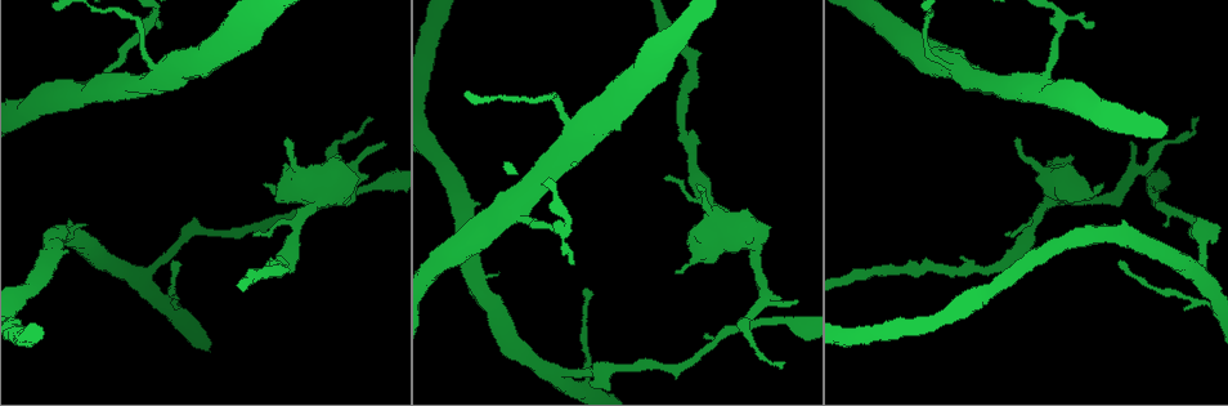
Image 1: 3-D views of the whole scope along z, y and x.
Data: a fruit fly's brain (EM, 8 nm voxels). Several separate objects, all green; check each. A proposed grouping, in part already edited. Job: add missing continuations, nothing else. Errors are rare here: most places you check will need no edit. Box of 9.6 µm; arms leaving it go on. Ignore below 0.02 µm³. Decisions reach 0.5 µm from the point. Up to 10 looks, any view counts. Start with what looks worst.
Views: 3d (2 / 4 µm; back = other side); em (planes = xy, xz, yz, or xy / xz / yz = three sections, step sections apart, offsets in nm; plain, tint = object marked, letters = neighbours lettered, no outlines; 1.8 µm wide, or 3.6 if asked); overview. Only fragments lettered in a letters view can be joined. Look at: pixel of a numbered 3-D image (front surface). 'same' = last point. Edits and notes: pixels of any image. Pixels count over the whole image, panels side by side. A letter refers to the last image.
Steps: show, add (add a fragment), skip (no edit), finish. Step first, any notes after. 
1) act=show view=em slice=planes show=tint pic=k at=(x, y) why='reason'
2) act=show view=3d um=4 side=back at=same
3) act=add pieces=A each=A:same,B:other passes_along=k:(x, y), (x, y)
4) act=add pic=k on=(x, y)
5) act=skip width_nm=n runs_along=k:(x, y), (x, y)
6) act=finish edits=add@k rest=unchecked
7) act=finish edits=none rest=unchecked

act=show view=em slice=planes show=tint pic=1 at=(264, 184) why='free end'

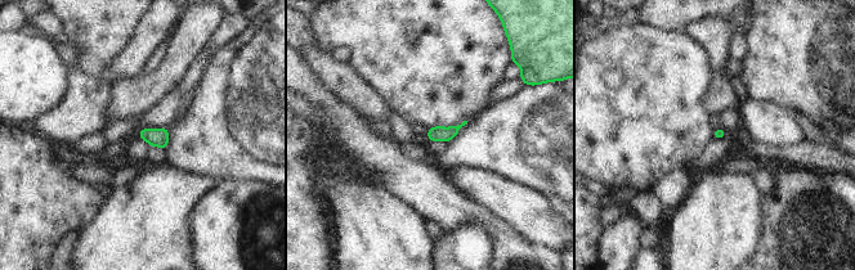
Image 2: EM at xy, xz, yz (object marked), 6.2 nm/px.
act=show view=em slice=planes show=letters at=same why='what lies round it'

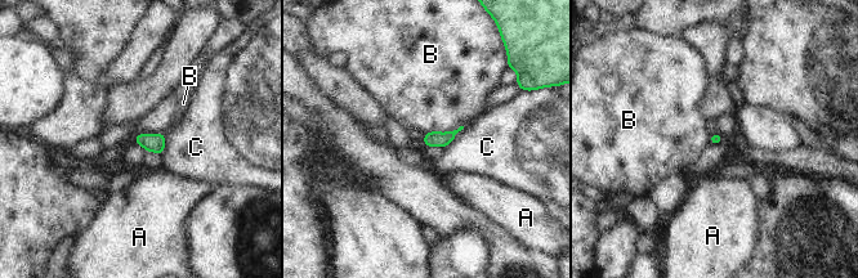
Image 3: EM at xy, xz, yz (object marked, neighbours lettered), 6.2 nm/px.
act=skip each=A:other,B:other,C:other border=3:(464, 126), (424, 134) found='no lettered fragment goes on from it'

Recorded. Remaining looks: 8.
act=show view=3d um=4 pic=1 at=(1014, 142) why='an open end'

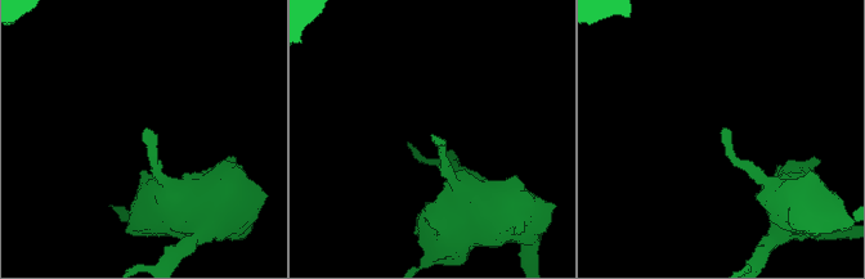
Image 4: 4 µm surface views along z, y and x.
act=show view=em um=3.6 slice=planes show=letters pic=4 at=(143, 130) why='shape alone is not enough'

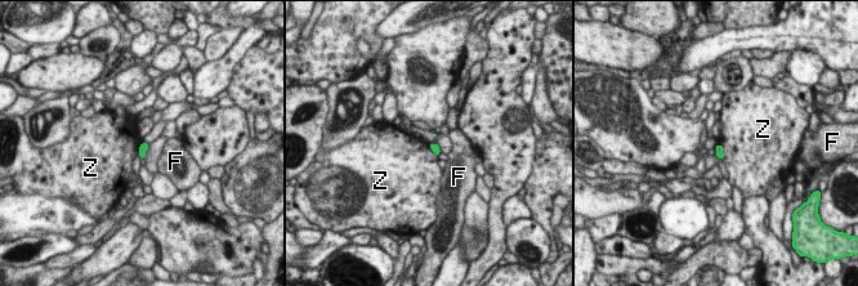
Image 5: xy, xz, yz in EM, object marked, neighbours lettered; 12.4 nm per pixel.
act=skip each=F:other,Z:other found='none of them fits'

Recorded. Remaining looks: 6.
act=show view=3d um=2 pic=1 at=(704, 334) why='tapers out'

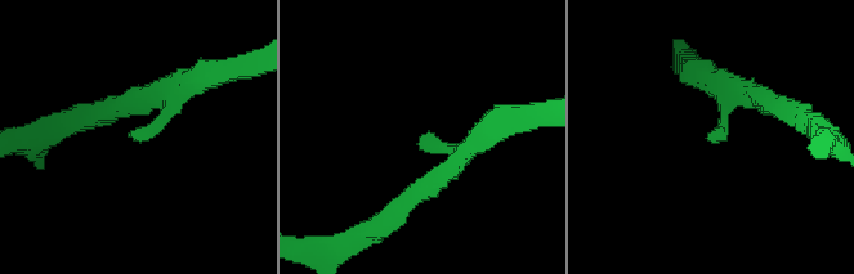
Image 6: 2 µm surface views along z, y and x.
act=show view=em slice=planes show=letters pic=6 at=(133, 132) arm_widths_nm=200,220 why='shape alone is not enough'

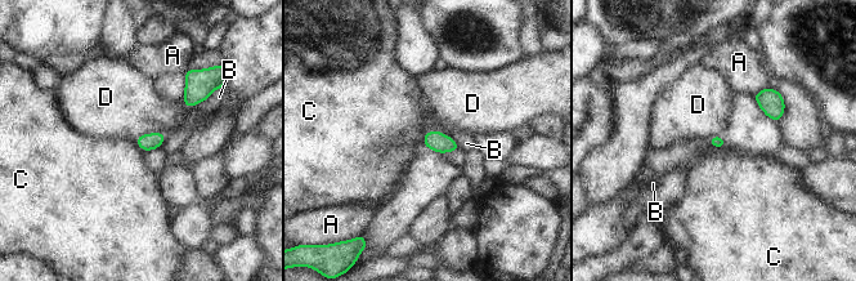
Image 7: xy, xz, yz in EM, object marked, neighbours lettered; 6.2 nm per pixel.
act=skip each=A:other,B:other,C:other,D:other found='no lettered fragment goes on from it'

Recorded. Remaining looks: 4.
act=show view=em slice=planes show=letters pic=1 at=(1118, 263) why='an open end'

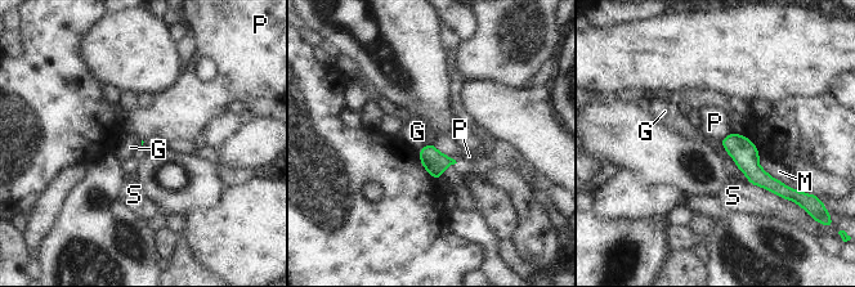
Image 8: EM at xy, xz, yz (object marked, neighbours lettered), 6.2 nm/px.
act=skip each=G:other,M:other,P:other,S:other runs_along=8:(725, 142), (766, 182), (782, 188) found='none of them fits'

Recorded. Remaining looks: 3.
act=finish edits=none rest=unchecked

